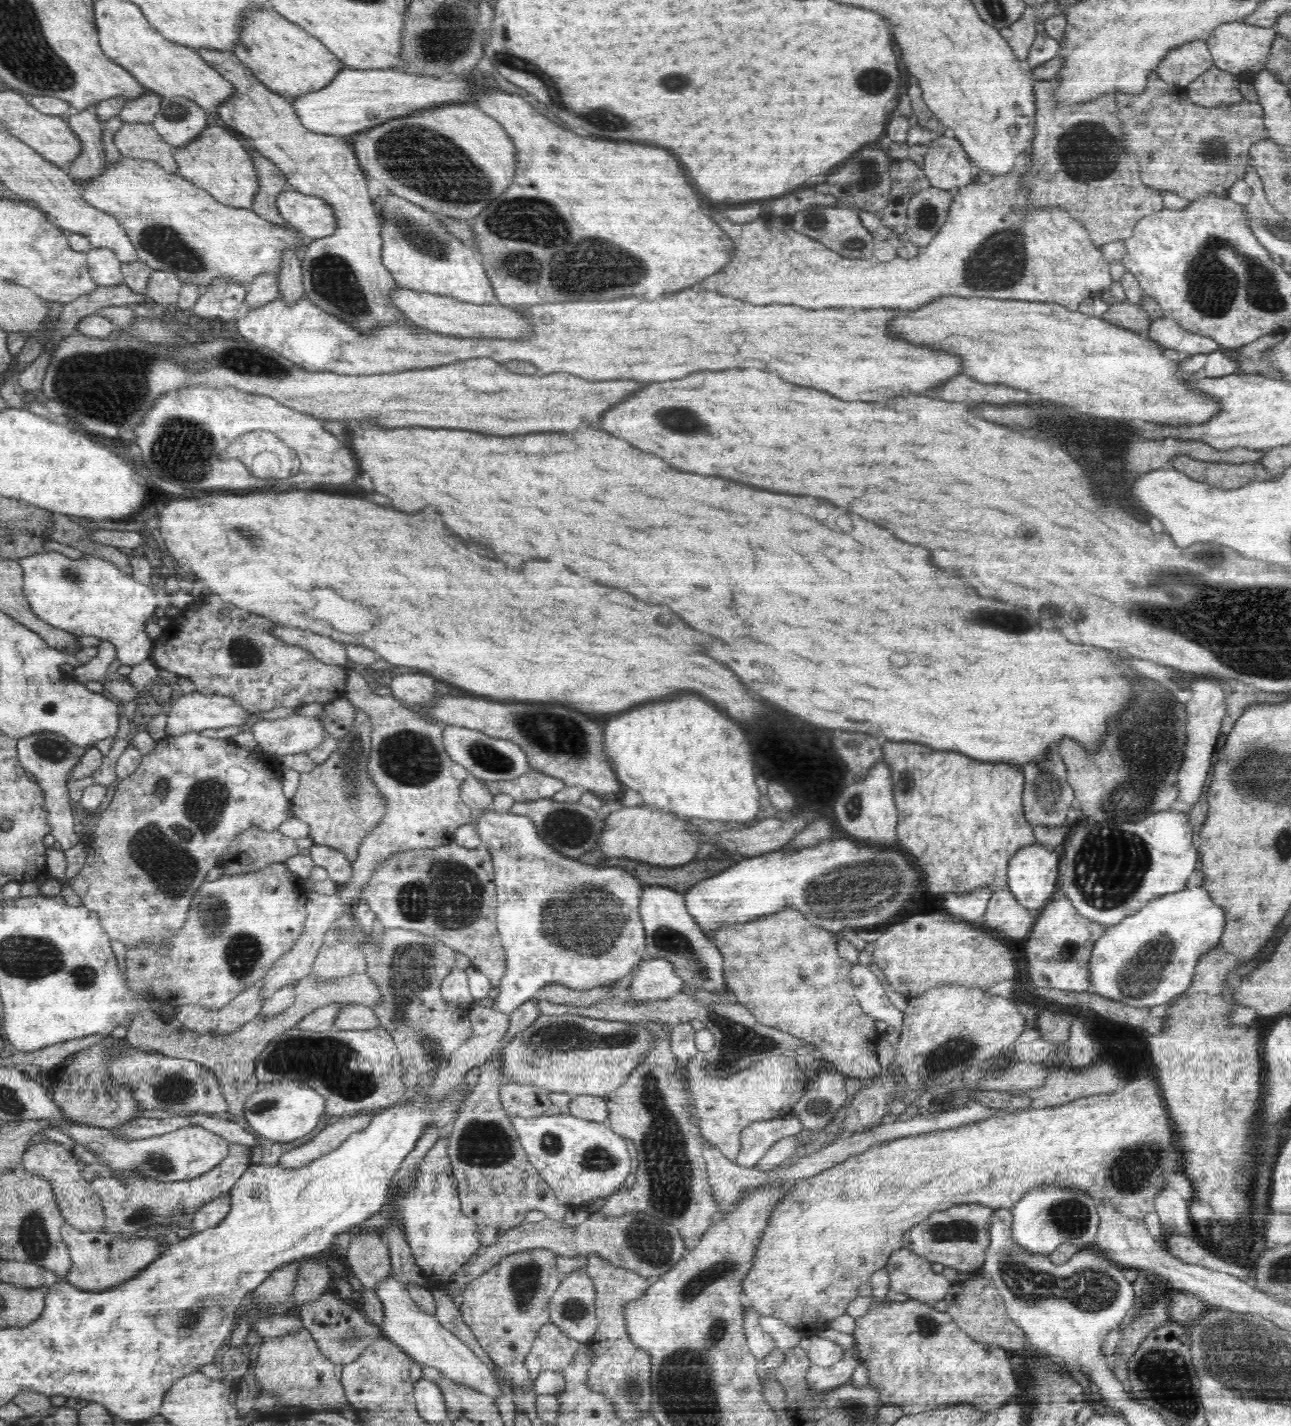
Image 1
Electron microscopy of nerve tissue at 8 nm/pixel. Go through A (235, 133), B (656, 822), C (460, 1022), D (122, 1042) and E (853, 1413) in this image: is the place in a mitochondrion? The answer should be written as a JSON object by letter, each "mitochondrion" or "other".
{"A":"other","B":"other","C":"other","D":"other","E":"mitochondrion"}

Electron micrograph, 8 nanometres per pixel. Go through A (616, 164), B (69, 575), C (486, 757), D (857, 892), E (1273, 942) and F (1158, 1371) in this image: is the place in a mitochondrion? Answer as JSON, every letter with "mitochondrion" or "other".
{"A":"other","B":"mitochondrion","C":"mitochondrion","D":"mitochondrion","E":"other","F":"mitochondrion"}

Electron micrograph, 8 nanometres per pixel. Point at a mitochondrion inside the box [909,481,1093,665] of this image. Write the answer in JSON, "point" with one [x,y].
{"point":[1011,621]}

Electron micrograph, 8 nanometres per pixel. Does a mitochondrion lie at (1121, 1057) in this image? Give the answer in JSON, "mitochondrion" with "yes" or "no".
{"mitochondrion":"no"}

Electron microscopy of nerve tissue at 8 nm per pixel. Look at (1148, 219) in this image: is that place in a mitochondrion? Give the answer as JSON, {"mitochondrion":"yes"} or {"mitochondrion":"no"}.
{"mitochondrion":"no"}

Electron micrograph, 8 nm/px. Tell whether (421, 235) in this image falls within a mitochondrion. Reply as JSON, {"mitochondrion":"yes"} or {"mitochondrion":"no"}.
{"mitochondrion":"yes"}

